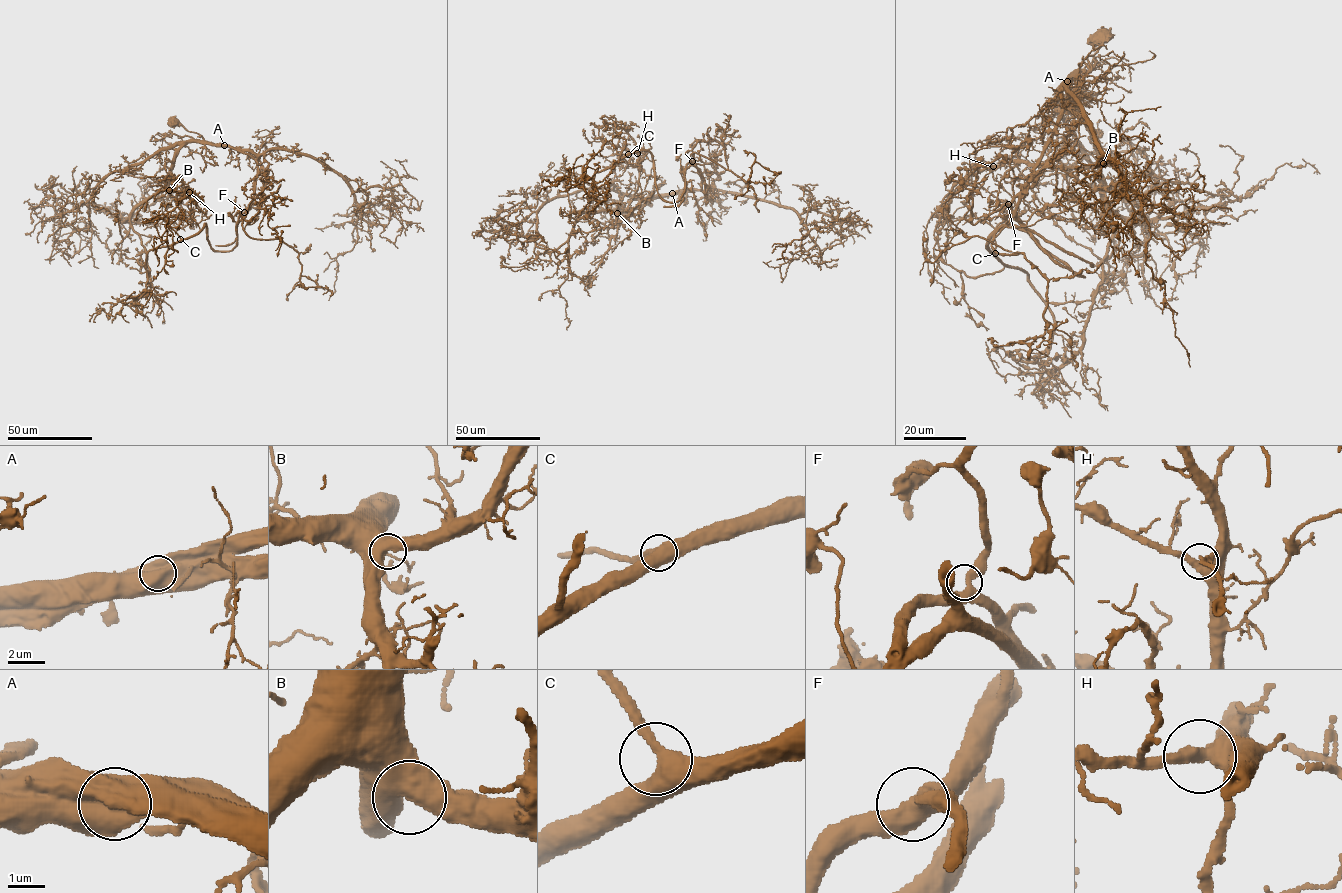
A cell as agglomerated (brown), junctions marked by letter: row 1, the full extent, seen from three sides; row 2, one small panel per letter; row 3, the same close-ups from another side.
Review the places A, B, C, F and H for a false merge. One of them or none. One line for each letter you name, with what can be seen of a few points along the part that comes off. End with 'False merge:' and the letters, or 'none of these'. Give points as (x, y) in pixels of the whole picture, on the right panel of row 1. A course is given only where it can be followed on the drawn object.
A: foreign part runs (1067, 81), (1059, 112), (1147, 228), (1205, 244), (1211, 228), (1186, 205), (1197, 200)
False merge: A

